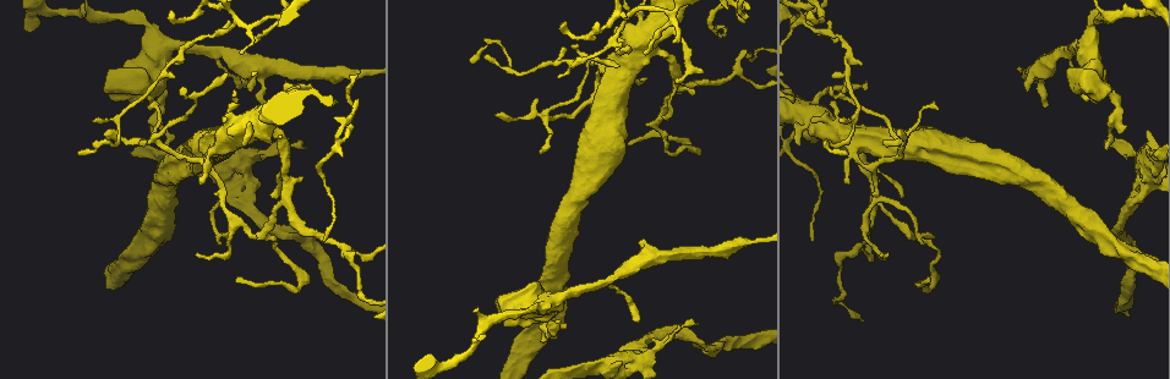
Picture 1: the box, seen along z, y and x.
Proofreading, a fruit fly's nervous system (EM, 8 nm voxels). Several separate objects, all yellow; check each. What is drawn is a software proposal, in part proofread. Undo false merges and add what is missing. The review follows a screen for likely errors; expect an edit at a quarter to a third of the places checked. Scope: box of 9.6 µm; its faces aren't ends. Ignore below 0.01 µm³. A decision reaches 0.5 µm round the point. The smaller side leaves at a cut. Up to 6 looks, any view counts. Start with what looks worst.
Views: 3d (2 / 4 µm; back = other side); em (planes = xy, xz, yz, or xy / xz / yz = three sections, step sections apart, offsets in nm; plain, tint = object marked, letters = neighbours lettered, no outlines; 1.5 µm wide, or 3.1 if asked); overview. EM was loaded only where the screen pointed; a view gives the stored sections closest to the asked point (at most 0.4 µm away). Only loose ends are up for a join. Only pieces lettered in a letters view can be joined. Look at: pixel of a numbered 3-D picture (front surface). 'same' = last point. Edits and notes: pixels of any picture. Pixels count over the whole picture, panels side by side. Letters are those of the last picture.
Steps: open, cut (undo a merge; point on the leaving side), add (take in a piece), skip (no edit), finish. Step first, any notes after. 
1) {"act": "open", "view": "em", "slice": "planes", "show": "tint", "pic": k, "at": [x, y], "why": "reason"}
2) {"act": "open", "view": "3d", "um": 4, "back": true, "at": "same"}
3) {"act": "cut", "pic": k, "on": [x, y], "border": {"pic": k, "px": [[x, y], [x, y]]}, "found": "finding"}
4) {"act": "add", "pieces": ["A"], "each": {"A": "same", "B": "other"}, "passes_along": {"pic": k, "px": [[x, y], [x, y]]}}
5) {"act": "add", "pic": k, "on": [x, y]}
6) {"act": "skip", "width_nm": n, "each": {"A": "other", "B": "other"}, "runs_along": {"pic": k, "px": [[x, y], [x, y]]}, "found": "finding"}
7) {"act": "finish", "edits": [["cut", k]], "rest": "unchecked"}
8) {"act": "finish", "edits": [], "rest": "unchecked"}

{"act": "open", "view": "em", "slice": "xy", "step": 4, "show": "letters", "pic": 1, "at": [556, 320], "why": "free end"}

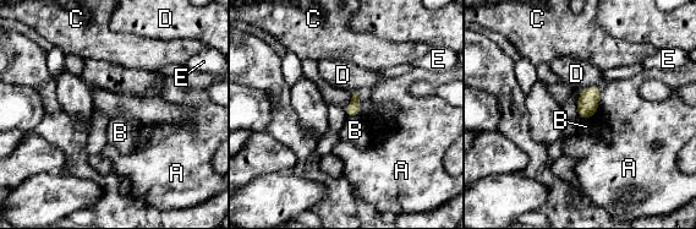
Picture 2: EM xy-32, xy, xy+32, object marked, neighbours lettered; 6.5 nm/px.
{"act": "skip", "longest_contact_nm": ["A", 200], "each": {"A": "other", "B": "other", "C": "other", "D": "other", "E": "other"}, "border": {"pic": 2, "px": [[359, 114], [348, 118]]}, "found": "no lettered piece goes on from it"}

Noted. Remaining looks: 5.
{"act": "open", "view": "em", "slice": "yz", "step": 8, "show": "tint", "pic": 1, "at": [900, 134], "why": "tapers out"}

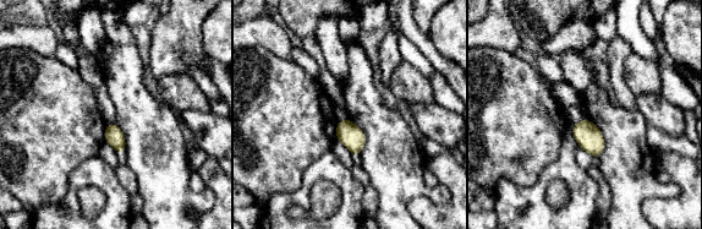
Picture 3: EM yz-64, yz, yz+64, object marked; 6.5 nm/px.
{"act": "open", "view": "em", "slice": "planes", "show": "letters", "at": "same", "why": "another direction"}

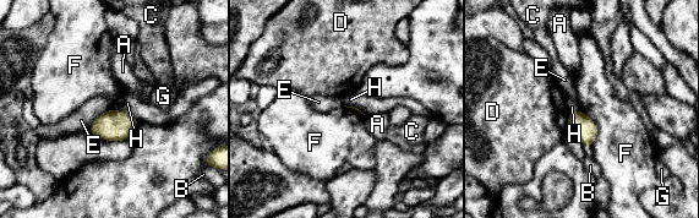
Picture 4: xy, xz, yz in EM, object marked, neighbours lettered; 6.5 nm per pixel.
{"act": "skip", "each": {"A": "other", "B": "other", "C": "other", "D": "other", "E": "other", "F": "other", "G": "other", "H": "other"}, "border": {"pic": 4, "px": [[569, 113], [567, 130]]}, "found": "none of them fits"}

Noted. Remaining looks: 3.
{"act": "open", "view": "em", "slice": "planes", "show": "tint", "pic": 1, "at": [255, 237]}

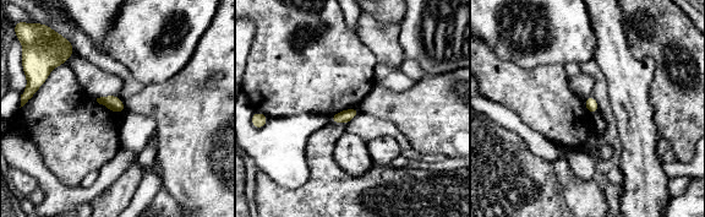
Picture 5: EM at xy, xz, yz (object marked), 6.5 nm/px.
{"act": "open", "view": "em", "slice": "planes", "show": "letters", "at": "same", "why": "see the neighbours"}

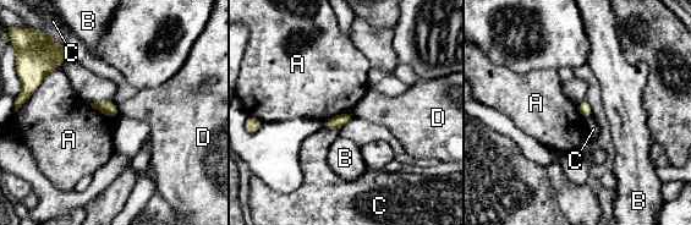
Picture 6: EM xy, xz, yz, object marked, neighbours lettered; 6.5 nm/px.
{"act": "skip", "each": {"A": "other", "B": "other", "C": "other", "D": "other"}, "border": {"pic": 6, "px": [[58, 67], [44, 76], [28, 98]]}, "found": "no lettered piece goes on from it"}

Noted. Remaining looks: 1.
{"act": "finish", "edits": [], "rest": "unchecked"}

